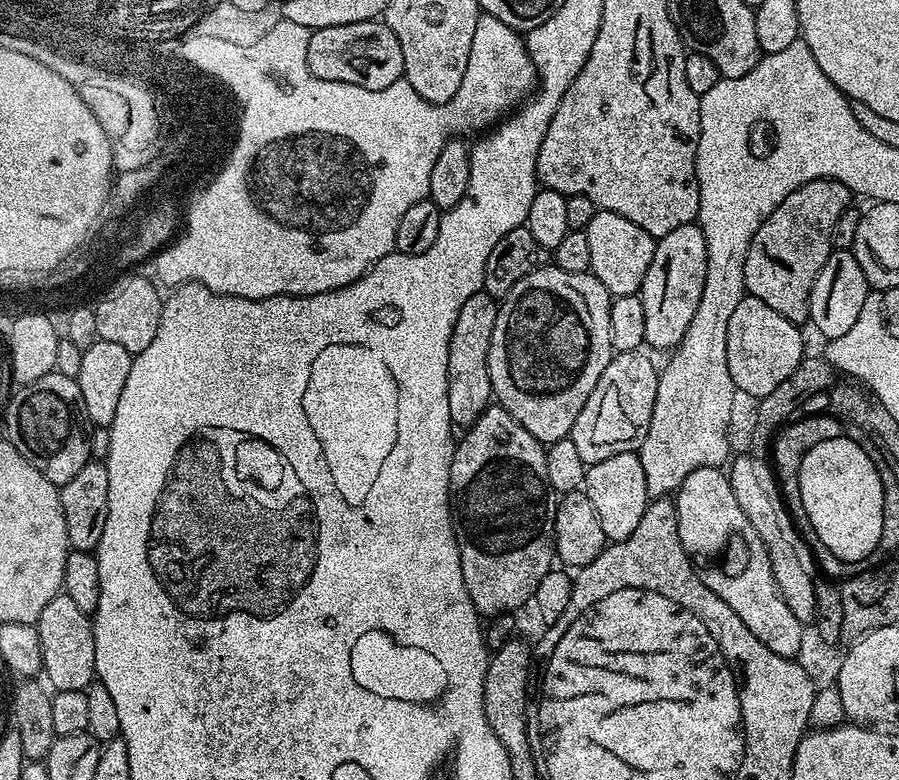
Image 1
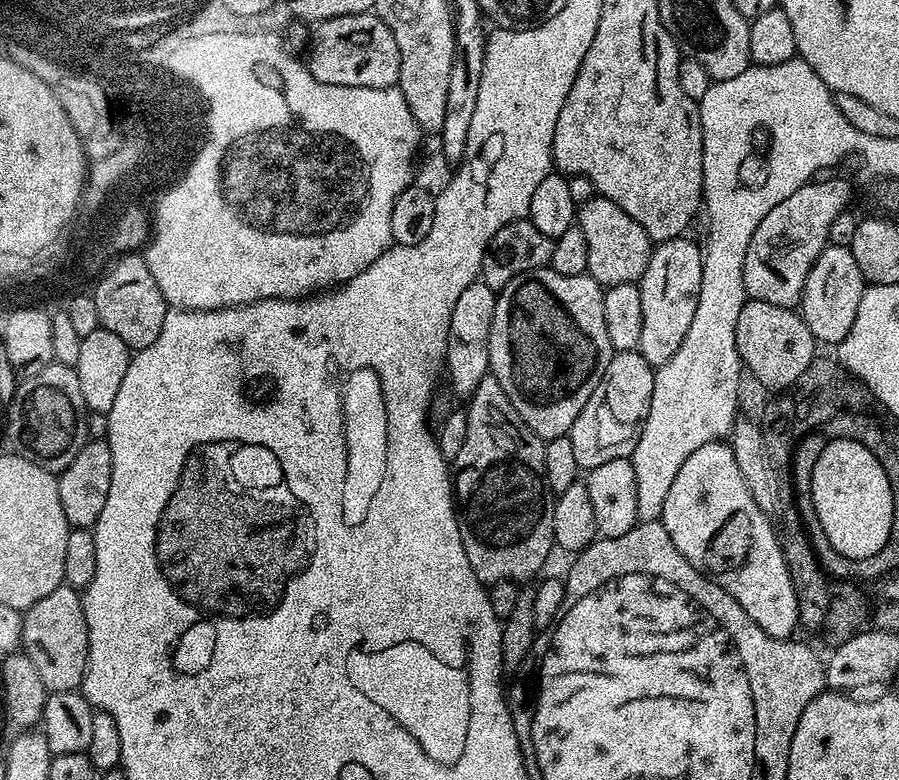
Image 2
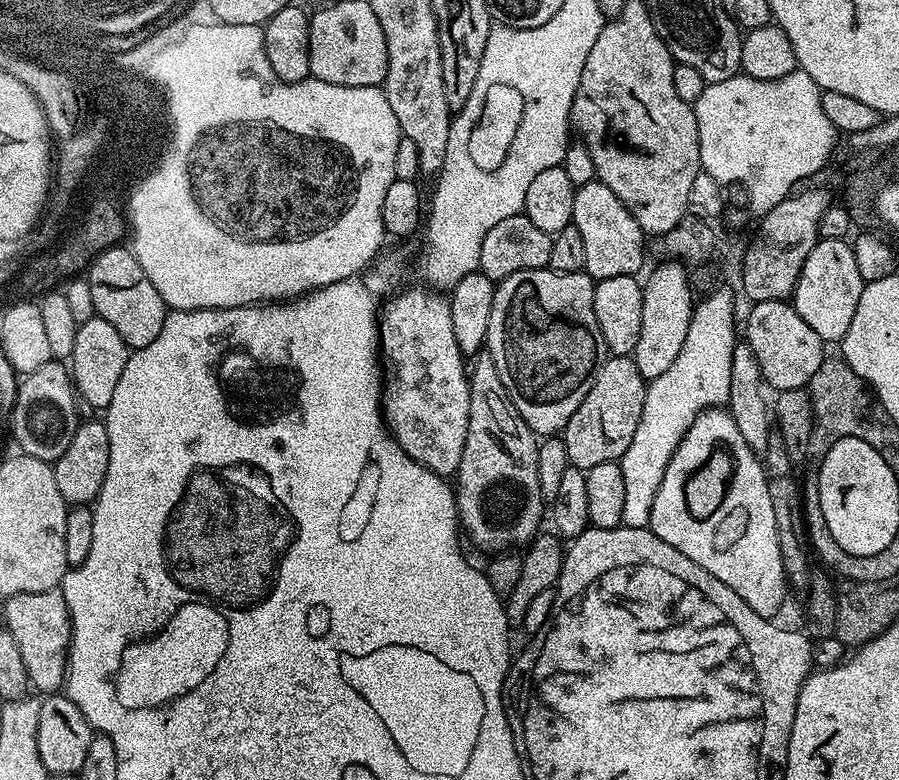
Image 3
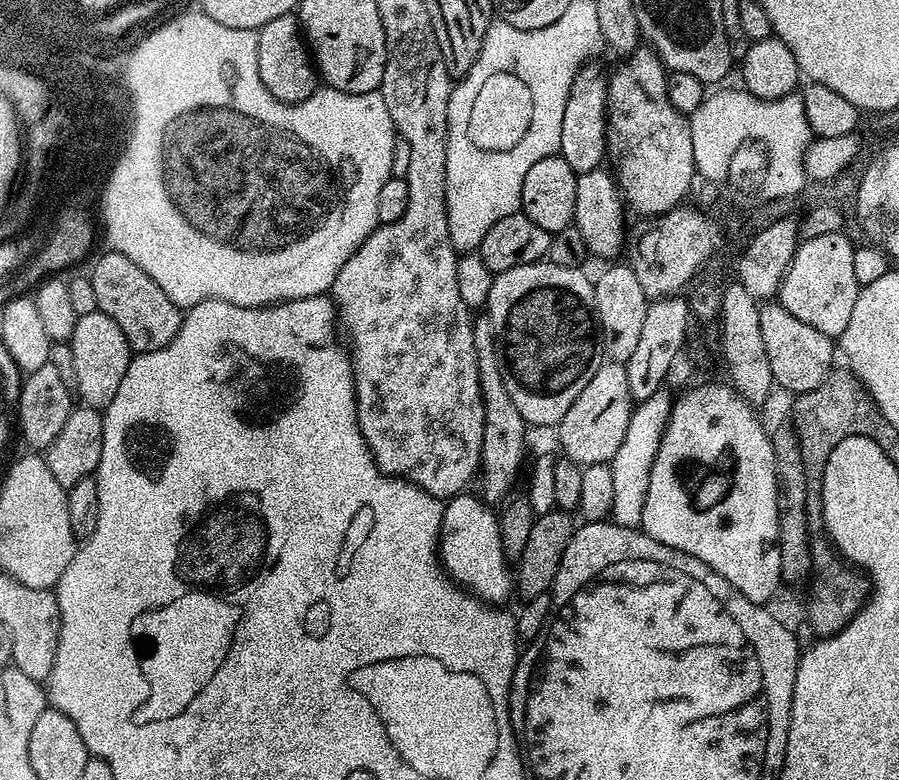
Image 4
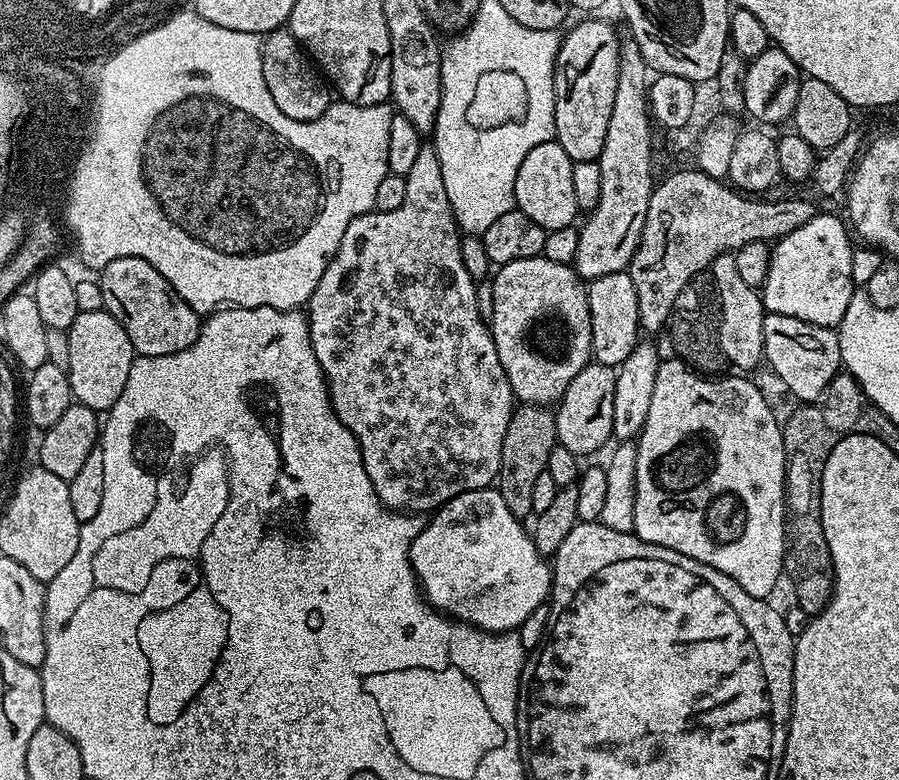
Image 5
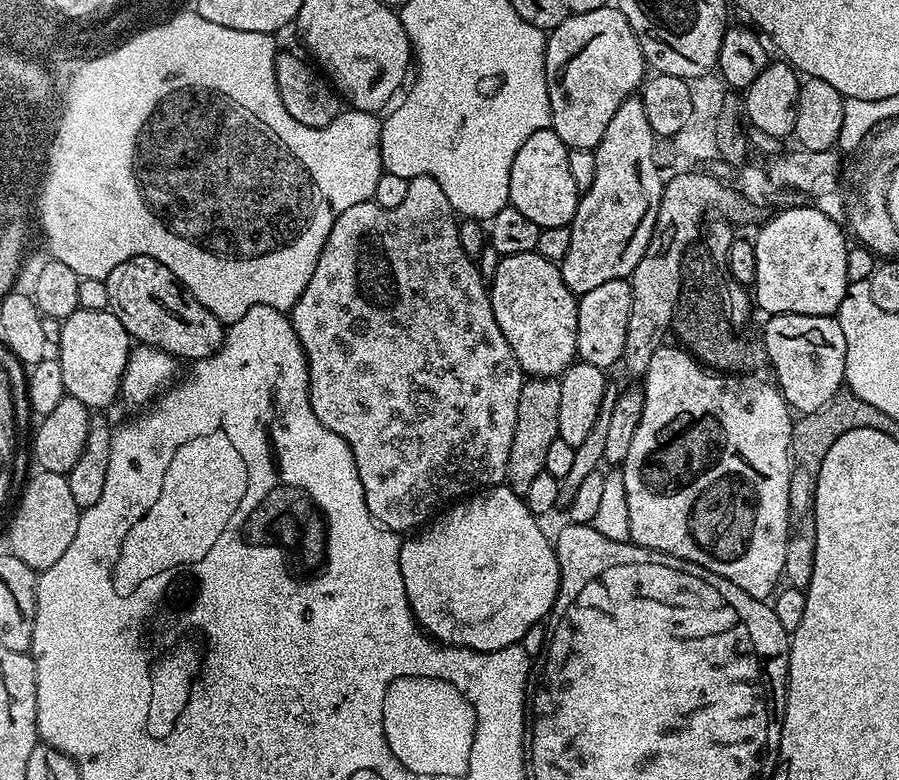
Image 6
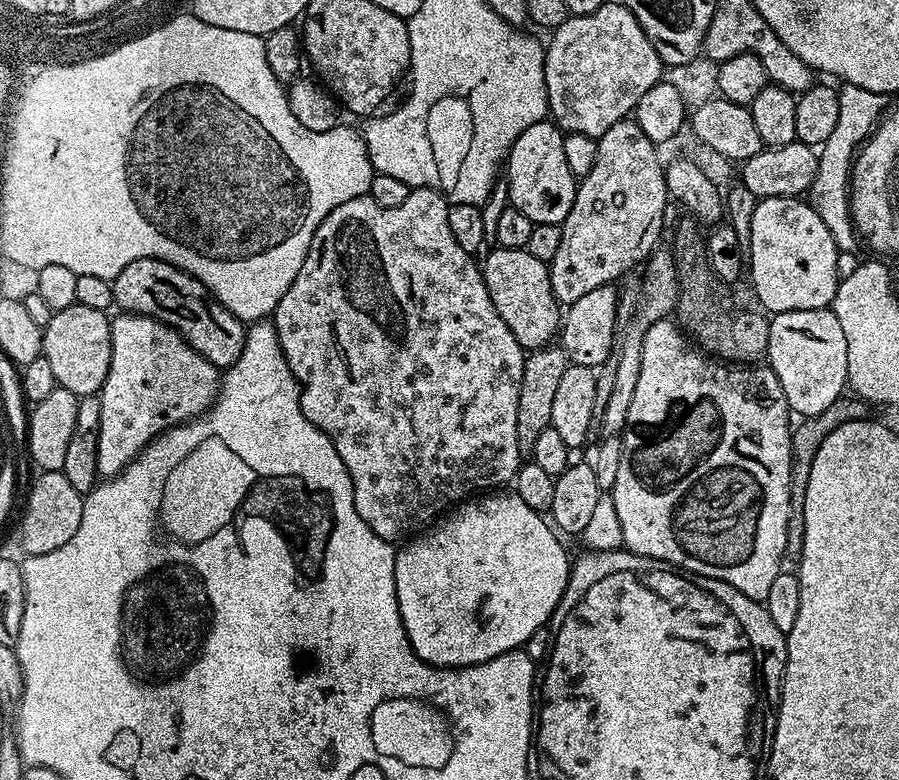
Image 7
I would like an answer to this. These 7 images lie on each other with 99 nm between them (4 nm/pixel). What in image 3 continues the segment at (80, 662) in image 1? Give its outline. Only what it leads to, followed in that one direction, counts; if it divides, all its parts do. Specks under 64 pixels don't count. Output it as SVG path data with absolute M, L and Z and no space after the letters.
M51 588L38 594L14 594L3 604L3 627L14 634L14 642L18 642L29 685L40 694L59 693L68 675L68 647L72 644L72 619L64 593L59 588Z

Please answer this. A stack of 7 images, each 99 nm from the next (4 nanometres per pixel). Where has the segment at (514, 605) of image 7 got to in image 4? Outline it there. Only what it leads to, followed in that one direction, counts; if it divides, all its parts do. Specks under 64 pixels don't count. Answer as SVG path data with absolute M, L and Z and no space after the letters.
M468 495L451 497L445 503L438 549L440 563L444 565L445 572L473 596L500 606L514 592L514 572L503 550L500 522L497 513L492 513L488 509L491 507L479 495Z

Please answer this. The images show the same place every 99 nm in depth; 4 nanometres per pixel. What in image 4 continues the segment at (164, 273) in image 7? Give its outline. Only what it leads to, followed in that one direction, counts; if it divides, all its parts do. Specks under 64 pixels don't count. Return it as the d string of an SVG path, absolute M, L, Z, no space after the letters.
M111 250L105 253L105 256L93 266L92 272L90 271L99 311L118 322L118 327L121 328L122 334L126 334L126 342L132 347L133 353L149 352L166 346L172 341L174 334L178 334L182 310L174 302L170 302L170 298L166 298L166 290L162 290L162 286L158 286L158 282L154 282L154 278L146 274L146 270L142 270L133 260L126 258L126 254Z

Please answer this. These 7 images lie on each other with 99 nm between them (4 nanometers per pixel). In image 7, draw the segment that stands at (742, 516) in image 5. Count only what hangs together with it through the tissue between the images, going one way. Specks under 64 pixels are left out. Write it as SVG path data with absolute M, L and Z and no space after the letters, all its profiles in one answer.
M671 319L654 322L642 342L642 374L638 374L638 386L634 386L630 414L626 414L628 427L622 433L622 463L618 465L618 478L614 478L614 486L610 493L614 510L618 510L624 548L639 556L670 562L675 568L683 568L685 572L721 580L734 586L734 590L742 590L742 594L764 602L770 593L774 578L782 571L780 563L784 560L784 551L790 547L788 515L792 512L790 486L793 425L788 424L788 416L790 417L790 409L786 402L786 394L782 390L782 382L778 382L771 368L729 366L727 363L717 362L693 347L689 337Z

